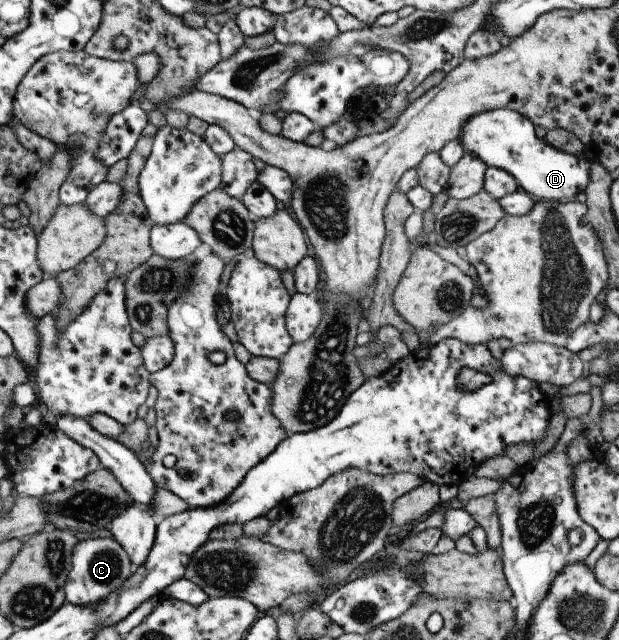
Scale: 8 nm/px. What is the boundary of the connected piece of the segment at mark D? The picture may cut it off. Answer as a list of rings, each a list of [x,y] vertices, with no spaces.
[[[502,108],[472,116],[468,124],[464,124],[459,142],[467,152],[480,158],[486,167],[500,168],[514,176],[519,187],[536,198],[573,200],[588,187],[591,163],[586,157],[567,154],[545,142],[532,120],[528,120],[520,112]]]

